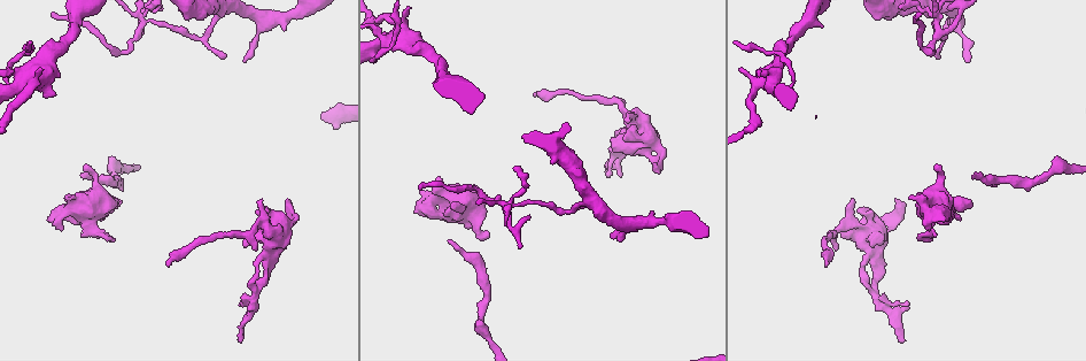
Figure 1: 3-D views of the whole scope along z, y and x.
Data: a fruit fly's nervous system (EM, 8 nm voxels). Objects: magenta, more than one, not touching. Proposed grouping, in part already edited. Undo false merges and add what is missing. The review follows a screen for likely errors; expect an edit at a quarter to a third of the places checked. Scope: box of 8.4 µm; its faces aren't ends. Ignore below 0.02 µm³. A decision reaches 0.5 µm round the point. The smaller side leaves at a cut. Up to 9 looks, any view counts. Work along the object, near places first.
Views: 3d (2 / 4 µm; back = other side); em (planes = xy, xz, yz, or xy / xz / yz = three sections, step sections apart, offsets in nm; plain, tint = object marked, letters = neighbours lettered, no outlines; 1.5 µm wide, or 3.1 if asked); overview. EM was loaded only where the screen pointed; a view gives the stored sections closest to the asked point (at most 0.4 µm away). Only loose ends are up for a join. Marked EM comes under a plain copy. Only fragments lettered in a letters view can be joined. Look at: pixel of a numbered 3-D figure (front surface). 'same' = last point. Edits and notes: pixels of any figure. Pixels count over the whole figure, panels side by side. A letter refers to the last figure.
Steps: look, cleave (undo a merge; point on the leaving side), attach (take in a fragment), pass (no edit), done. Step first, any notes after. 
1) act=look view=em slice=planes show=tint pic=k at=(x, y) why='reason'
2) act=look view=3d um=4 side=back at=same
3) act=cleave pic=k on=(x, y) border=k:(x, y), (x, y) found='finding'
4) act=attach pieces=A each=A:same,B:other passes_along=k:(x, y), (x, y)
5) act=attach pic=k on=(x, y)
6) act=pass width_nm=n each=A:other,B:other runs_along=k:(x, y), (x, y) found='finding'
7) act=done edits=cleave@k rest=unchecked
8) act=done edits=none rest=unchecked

act=look view=em slice=planes show=letters pic=1 at=(870, 246) why='free end'

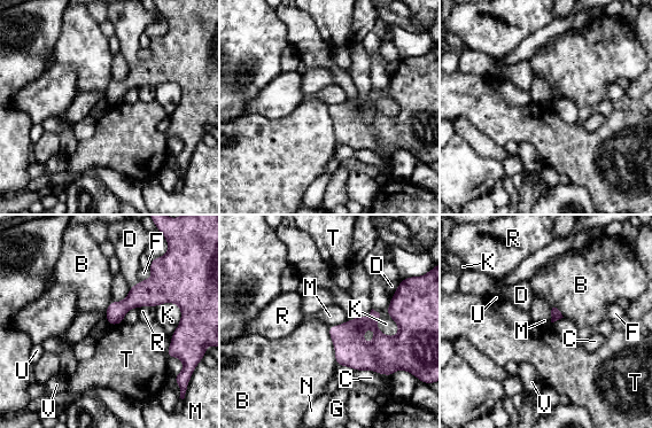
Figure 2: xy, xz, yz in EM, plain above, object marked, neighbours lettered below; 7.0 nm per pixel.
act=pass longest_contact=K:280nm each=B:other,C:other,D:other,F:other,G:other,K:other,M:other,N:other,R:other,T:other,U:other,V:other found='none of them fits'

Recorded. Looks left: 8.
act=look view=3d um=4 pic=1 at=(144, 22) why='sharp bend'

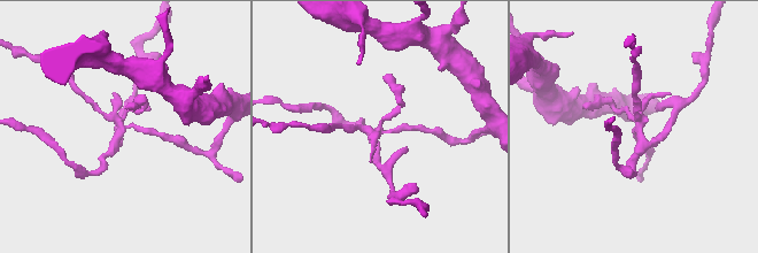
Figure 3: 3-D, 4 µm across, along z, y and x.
act=look view=em slice=xz step=8 show=tint pic=3 at=(382, 129)

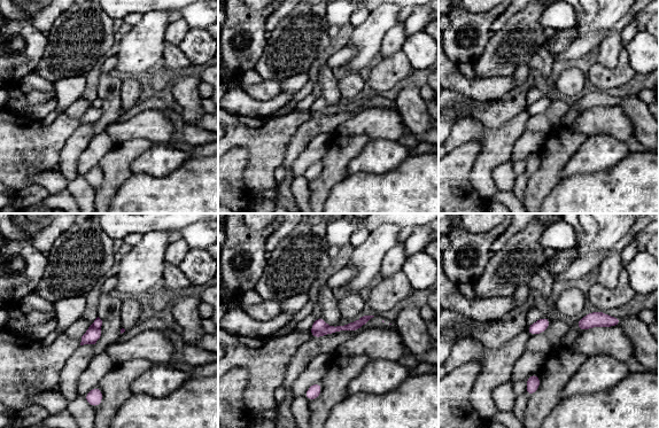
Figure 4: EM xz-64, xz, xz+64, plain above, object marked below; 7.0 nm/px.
act=look view=em slice=xy step=8 show=letters at=same

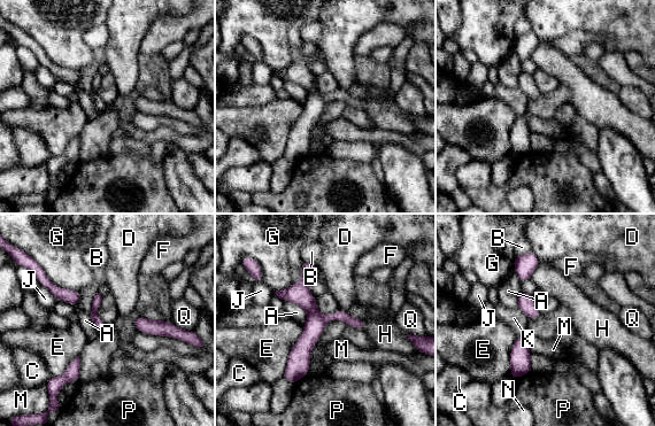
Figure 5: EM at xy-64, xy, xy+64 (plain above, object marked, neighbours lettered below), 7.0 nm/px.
act=cleave pic=5 on=(313, 328) longest_contact=E:400nm each=A:other,B:other,C:other,D:other,E:other,F:other,G:other,H:other,J:other,K:other,M:other,N:other,P:other,Q:other found='two neurons meet here'

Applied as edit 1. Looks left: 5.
act=look view=3d um=2 pic=1 at=(825, 265)

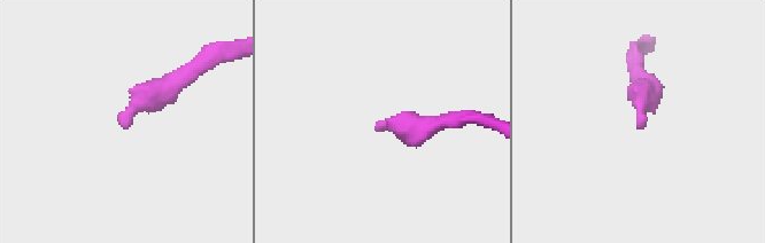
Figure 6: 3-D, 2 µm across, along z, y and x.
act=look view=em slice=planes show=letters pic=6 at=(378, 123)

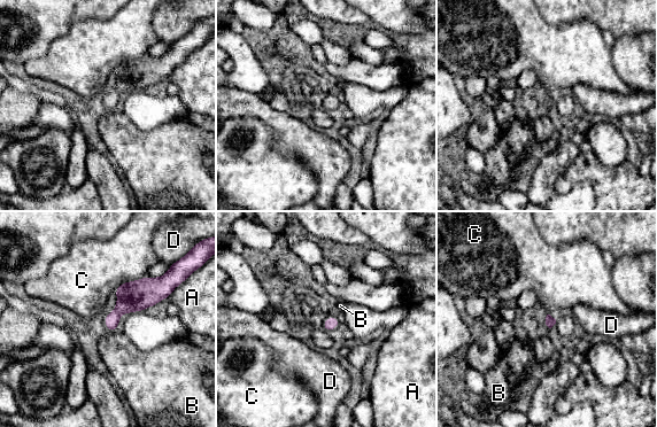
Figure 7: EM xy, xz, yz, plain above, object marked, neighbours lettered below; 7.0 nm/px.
act=pass each=A:other,B:other,C:other,D:other border=7:(146, 276), (124, 281), (113, 292) found='no lettered fragment goes on from it'

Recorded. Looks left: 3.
act=look view=3d um=2 side=back pic=1 at=(120, 200) why='an open end'

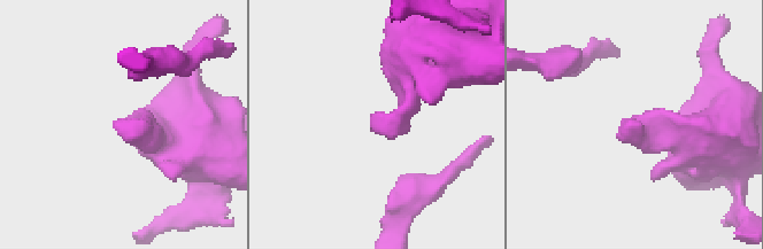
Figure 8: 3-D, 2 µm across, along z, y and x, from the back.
act=look view=em slice=xy step=4 show=letters pic=8 at=(639, 121) why='need the tissue'

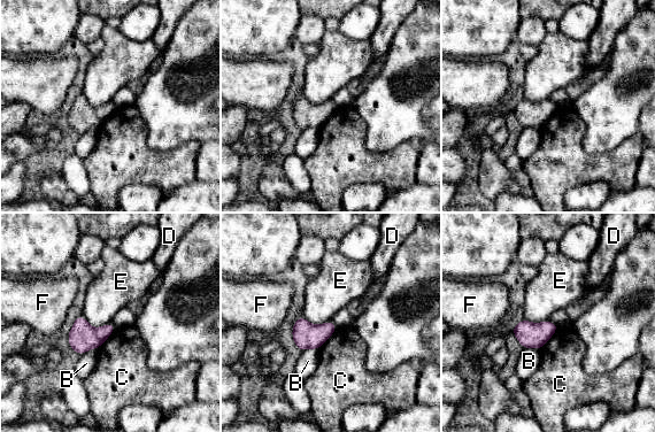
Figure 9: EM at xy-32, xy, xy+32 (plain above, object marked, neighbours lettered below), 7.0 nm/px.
act=pass longest_contact=E:220nm each=B:other,C:other,D:other,E:other,F:other border=9:(82, 314), (92, 326), (110, 322) found='none of them fits'

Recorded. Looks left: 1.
act=done edits=cleave@5 rest=unchecked

